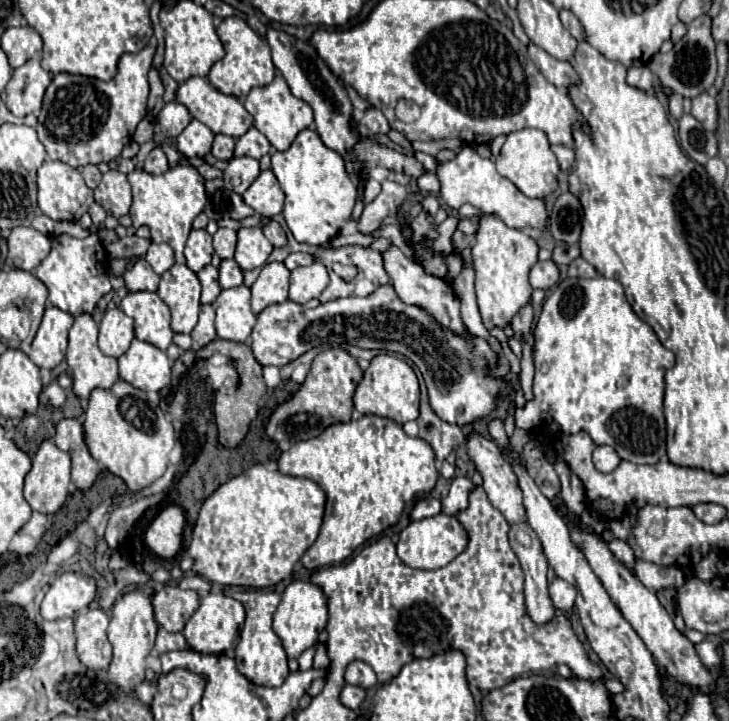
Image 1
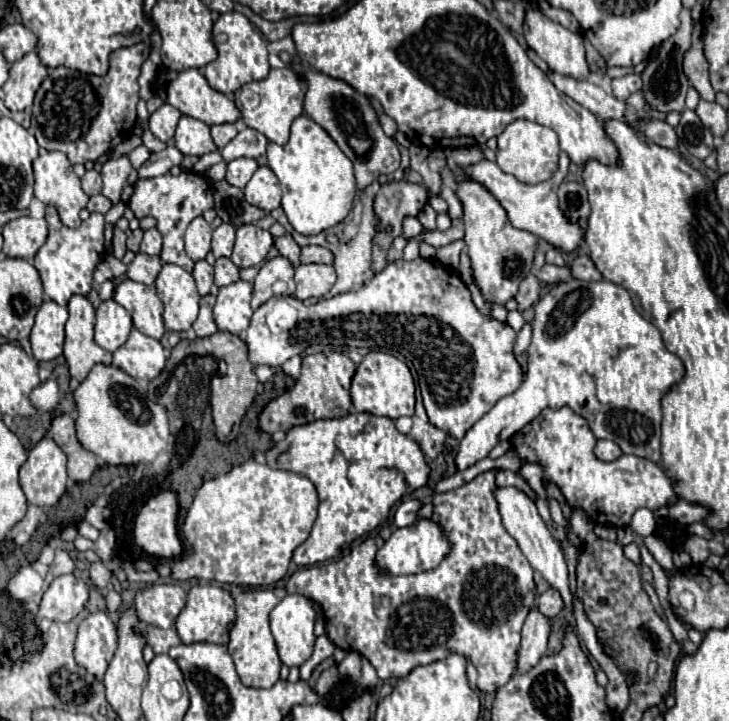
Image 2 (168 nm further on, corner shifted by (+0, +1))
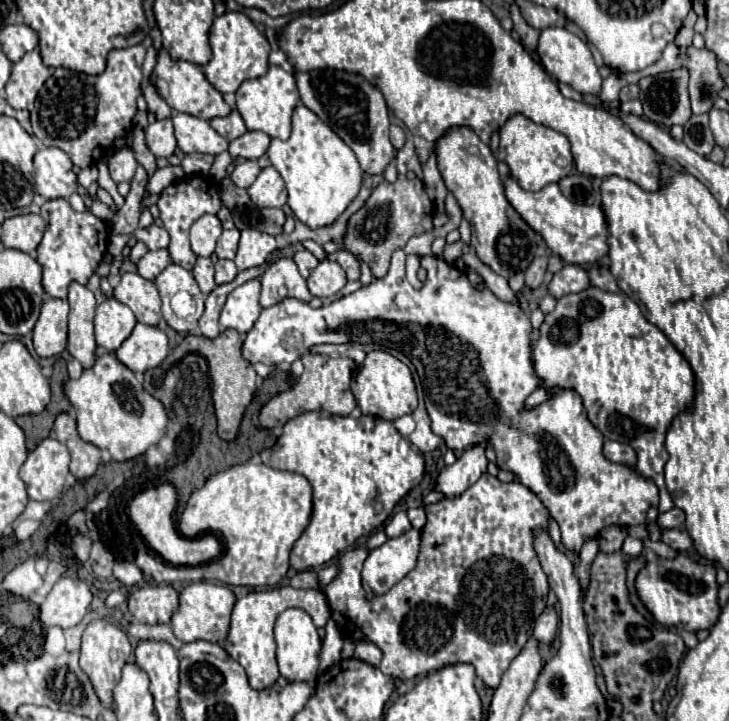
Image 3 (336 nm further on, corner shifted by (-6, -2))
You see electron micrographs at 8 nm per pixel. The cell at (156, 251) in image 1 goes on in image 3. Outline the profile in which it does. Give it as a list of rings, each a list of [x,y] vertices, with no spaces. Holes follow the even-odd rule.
[[[150,226],[150,228],[146,228],[146,230],[136,230],[134,236],[136,236],[138,240],[142,240],[142,242],[148,246],[148,250],[166,248],[168,242],[170,242],[168,232],[166,232],[164,228],[158,228],[158,226]]]

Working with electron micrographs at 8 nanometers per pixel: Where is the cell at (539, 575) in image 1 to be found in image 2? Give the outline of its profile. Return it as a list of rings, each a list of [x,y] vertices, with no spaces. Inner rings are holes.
[[[532,607],[530,615],[526,617],[526,623],[522,627],[522,643],[518,649],[518,661],[516,661],[516,673],[530,671],[540,657],[546,653],[546,643],[550,635],[548,619],[538,613],[536,607]]]

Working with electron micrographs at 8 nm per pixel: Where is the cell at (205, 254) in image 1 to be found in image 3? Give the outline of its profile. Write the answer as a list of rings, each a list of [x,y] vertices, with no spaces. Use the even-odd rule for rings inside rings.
[[[212,214],[198,218],[190,228],[190,244],[196,256],[210,256],[214,252],[216,240],[222,234],[220,220]]]

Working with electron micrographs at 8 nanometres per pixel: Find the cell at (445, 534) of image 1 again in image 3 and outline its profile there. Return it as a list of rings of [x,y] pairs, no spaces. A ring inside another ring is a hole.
[[[412,528],[408,534],[390,538],[386,544],[372,550],[362,568],[366,594],[384,594],[408,572],[412,572],[418,562],[420,544],[420,532]]]

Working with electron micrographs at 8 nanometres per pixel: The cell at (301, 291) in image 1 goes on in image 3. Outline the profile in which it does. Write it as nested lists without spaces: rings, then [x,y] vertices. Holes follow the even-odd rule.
[[[322,260],[312,270],[312,274],[308,276],[306,282],[308,282],[308,290],[312,296],[328,298],[328,296],[334,296],[336,292],[340,292],[344,288],[346,272],[336,262]]]

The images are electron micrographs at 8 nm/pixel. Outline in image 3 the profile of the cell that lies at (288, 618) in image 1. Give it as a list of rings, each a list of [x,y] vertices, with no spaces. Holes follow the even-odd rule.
[[[300,608],[284,610],[276,620],[274,636],[276,636],[276,646],[278,646],[276,656],[278,656],[280,674],[284,678],[288,678],[290,682],[316,680],[316,670],[320,664],[320,636],[318,636],[318,630],[316,630],[310,614],[306,614]]]

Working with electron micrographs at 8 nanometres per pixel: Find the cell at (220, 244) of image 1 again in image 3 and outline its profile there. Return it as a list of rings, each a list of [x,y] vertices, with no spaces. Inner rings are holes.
[[[236,228],[224,230],[222,236],[218,238],[218,244],[216,244],[216,254],[218,254],[218,258],[228,258],[228,260],[232,260],[232,258],[236,256],[238,240],[240,240],[240,232],[238,232]]]

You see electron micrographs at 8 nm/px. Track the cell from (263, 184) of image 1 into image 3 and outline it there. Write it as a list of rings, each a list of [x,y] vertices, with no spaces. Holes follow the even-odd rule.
[[[272,166],[264,168],[258,174],[256,182],[248,188],[248,194],[250,194],[252,202],[260,208],[264,208],[264,206],[282,208],[286,204],[286,198],[288,198],[284,180],[280,178],[280,174],[276,170],[272,170]]]

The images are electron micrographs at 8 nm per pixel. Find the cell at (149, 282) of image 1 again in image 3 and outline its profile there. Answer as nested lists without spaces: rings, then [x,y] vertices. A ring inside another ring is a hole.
[[[154,250],[154,252],[148,252],[146,256],[142,256],[138,260],[138,274],[146,280],[154,280],[168,264],[170,264],[170,256],[168,256],[168,250]]]

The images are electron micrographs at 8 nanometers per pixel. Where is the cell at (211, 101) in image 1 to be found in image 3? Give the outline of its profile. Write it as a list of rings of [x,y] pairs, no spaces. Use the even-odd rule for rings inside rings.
[[[160,52],[158,56],[158,64],[154,66],[154,78],[156,80],[164,80],[168,84],[168,92],[166,92],[166,102],[170,104],[170,108],[174,108],[176,112],[184,112],[184,114],[192,114],[196,118],[204,118],[204,120],[212,120],[212,118],[222,118],[228,116],[232,112],[232,108],[224,102],[222,94],[206,80],[204,70],[200,66],[194,66],[190,62],[184,60],[170,60],[168,52]]]

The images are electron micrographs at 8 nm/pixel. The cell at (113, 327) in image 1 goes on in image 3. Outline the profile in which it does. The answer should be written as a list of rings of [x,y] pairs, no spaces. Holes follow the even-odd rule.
[[[106,298],[96,310],[94,326],[96,344],[106,348],[108,352],[116,352],[122,342],[132,334],[136,326],[136,316],[126,304],[118,302],[116,298]]]

